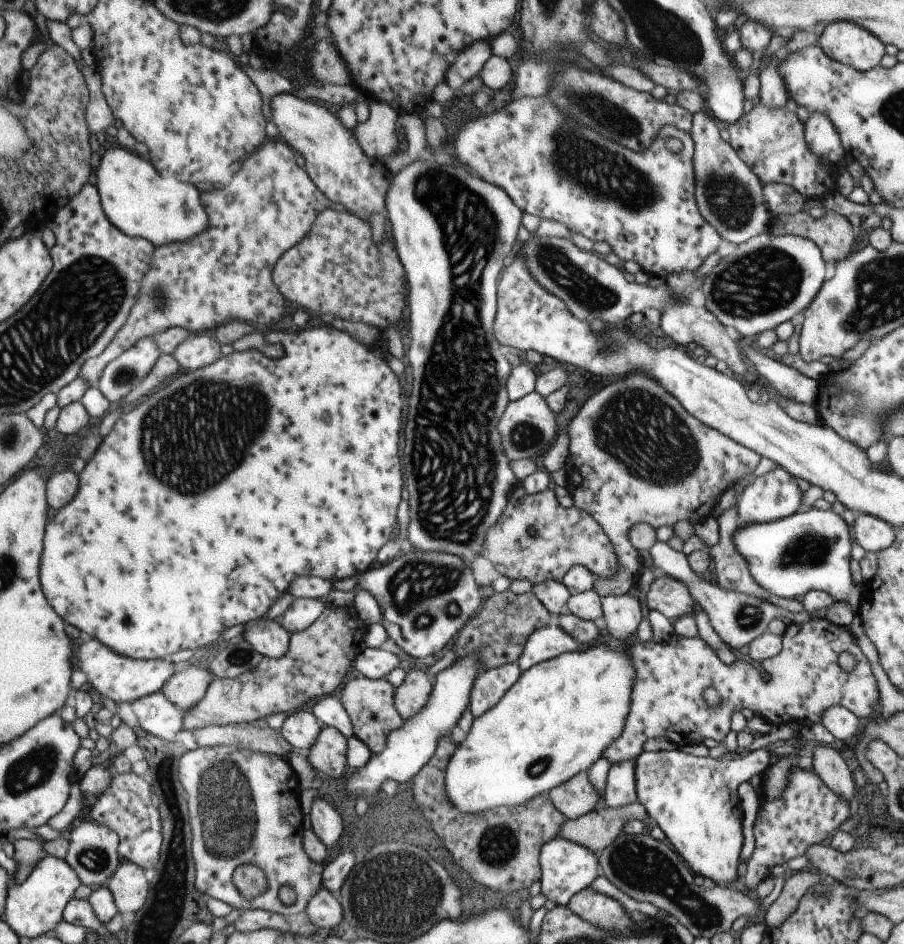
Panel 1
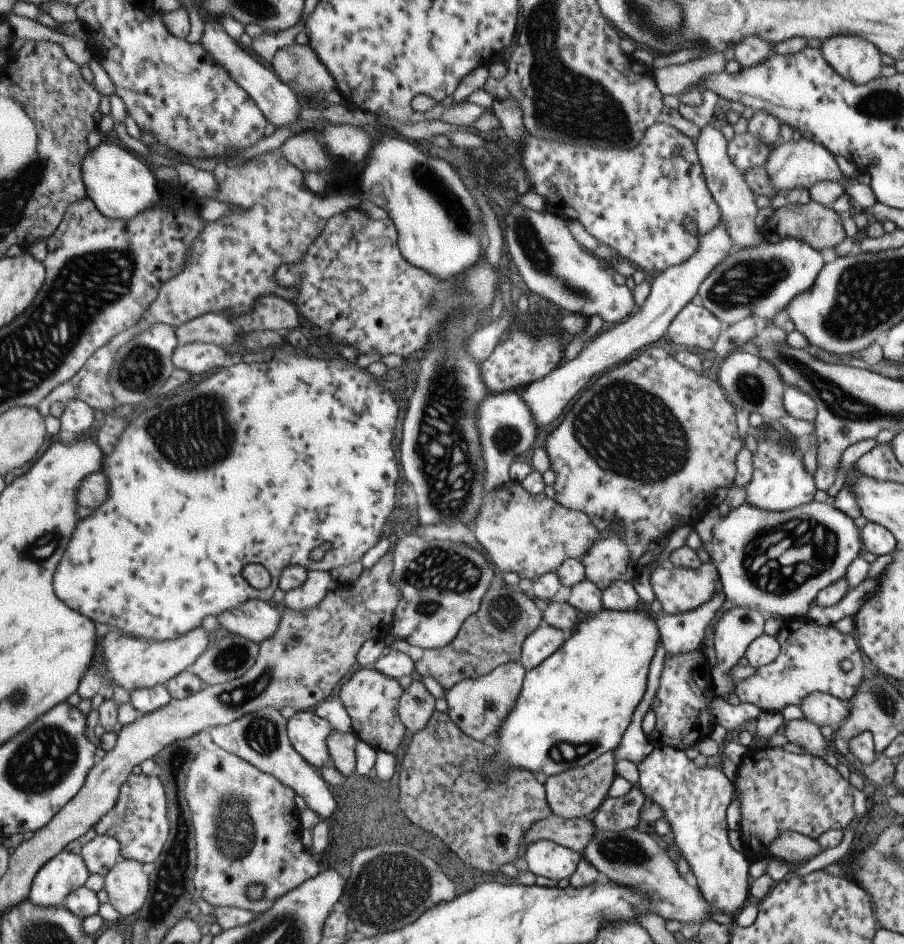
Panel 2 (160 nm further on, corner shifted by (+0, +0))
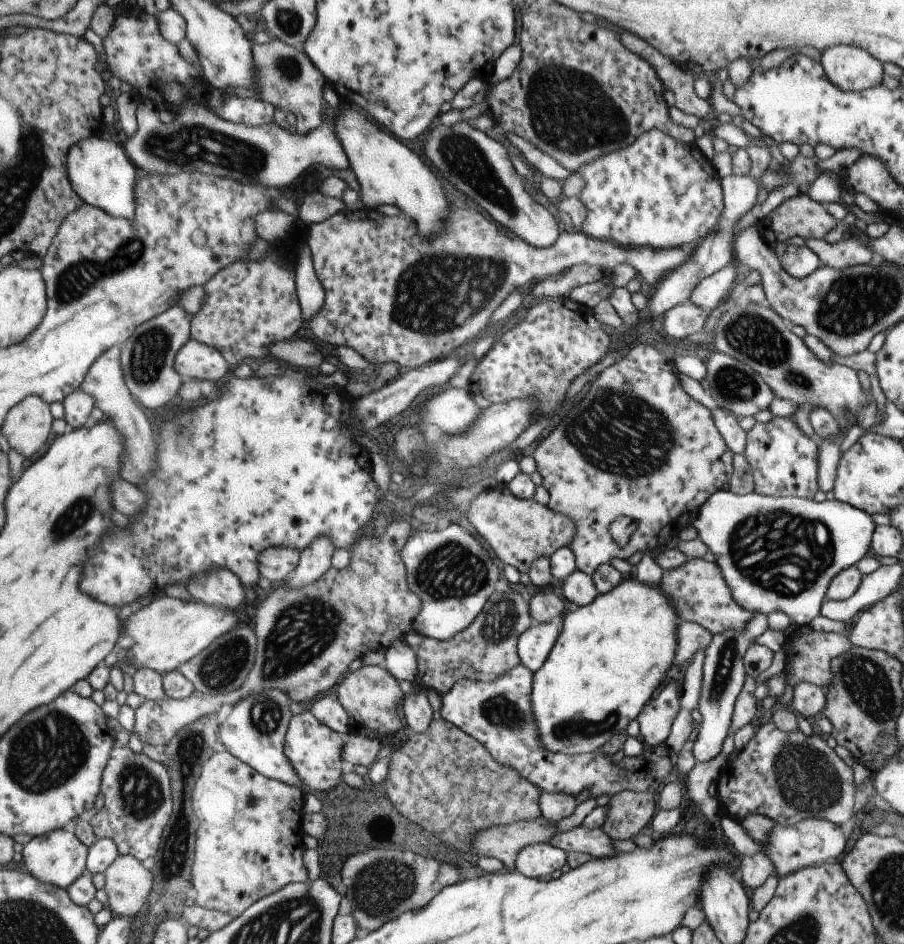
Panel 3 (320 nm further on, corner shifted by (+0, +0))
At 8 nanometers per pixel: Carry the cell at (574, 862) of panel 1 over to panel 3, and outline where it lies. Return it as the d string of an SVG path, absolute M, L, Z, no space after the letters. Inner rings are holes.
M549 843L528 844L515 855L514 870L532 879L549 878L551 872L559 870L565 862L566 853Z

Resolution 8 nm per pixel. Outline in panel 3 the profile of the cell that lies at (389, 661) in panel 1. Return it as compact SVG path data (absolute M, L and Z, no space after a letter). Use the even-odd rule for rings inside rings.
M403 640L393 641L384 650L383 667L396 680L416 682L416 652Z

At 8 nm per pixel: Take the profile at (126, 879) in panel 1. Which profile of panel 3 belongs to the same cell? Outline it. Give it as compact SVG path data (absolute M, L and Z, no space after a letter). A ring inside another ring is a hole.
M119 855L103 874L108 906L115 914L135 916L150 900L155 875L135 855Z

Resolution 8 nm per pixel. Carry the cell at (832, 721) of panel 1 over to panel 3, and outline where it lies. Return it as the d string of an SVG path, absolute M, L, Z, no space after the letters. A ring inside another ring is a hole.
M799 681L792 688L792 698L789 705L797 716L814 720L824 705L824 690L817 685Z

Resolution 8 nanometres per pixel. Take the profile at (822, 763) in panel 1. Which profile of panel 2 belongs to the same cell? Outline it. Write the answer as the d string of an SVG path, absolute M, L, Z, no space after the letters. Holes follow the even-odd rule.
M805 717L785 722L781 732L787 739L787 745L793 746L793 749L802 747L805 750L804 753L809 753L823 760L823 748L830 748L821 734L820 727Z

